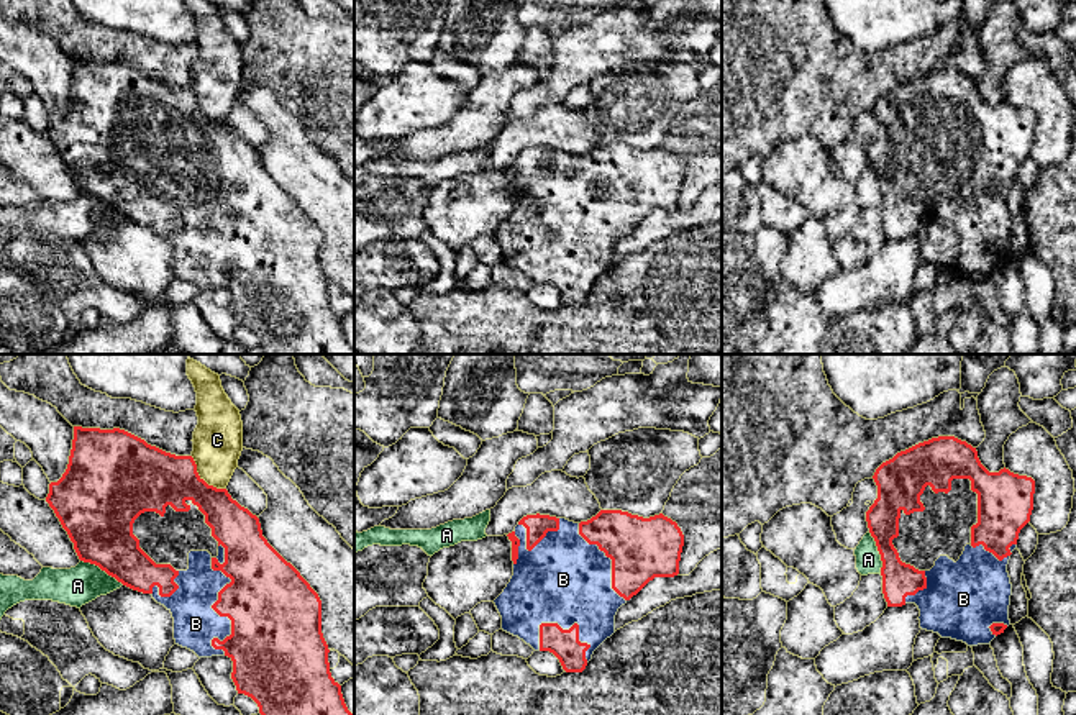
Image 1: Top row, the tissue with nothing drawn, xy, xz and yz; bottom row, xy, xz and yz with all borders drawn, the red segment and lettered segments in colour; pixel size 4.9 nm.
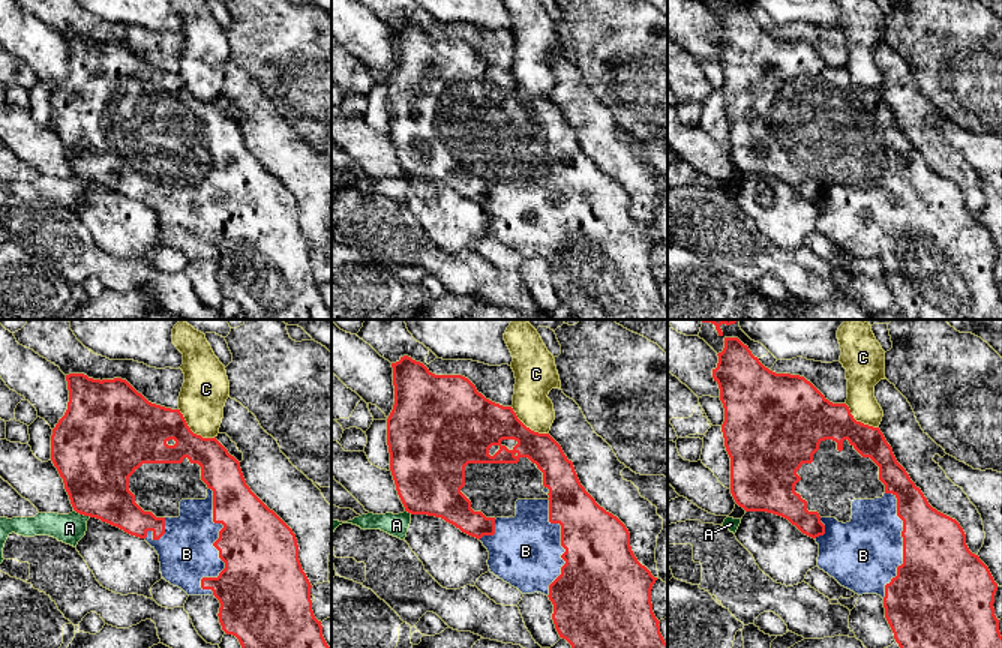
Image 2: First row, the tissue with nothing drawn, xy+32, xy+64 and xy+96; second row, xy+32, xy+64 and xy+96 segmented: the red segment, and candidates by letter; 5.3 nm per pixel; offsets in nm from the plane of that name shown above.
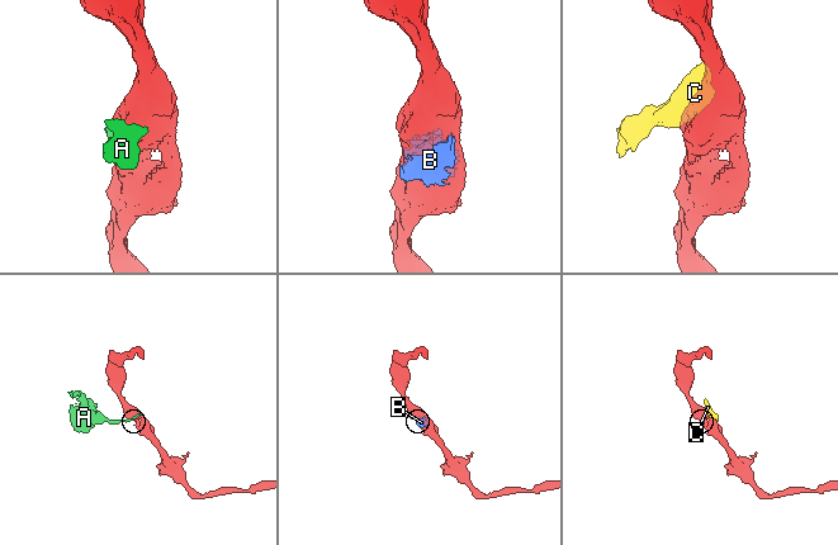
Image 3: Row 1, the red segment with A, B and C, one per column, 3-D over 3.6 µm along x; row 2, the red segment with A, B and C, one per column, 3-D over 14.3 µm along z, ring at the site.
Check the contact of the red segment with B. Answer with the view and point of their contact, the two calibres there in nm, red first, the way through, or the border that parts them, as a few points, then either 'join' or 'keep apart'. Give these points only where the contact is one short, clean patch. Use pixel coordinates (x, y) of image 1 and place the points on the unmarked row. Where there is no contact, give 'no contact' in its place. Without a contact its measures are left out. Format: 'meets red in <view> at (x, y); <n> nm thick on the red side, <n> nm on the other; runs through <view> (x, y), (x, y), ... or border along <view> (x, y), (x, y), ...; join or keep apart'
meets red in xy at (218, 246); 400 nm thick on the red side, 220 nm on the other; join

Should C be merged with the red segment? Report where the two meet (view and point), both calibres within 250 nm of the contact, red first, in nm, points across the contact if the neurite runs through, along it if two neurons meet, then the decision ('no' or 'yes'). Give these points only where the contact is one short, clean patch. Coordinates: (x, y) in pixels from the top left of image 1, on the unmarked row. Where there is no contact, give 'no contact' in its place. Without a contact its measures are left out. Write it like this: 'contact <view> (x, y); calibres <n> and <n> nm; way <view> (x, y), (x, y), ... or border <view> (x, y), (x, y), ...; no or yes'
contact xy (202, 112); calibres 300 and 240 nm; border xy (191, 89), (196, 104), (209, 117), (225, 122); no

